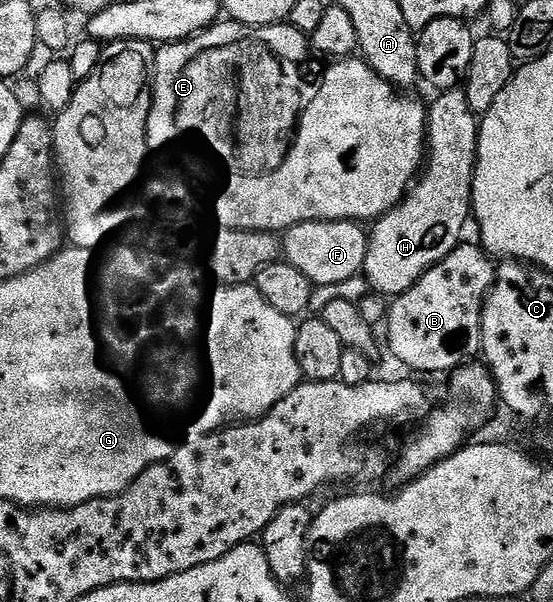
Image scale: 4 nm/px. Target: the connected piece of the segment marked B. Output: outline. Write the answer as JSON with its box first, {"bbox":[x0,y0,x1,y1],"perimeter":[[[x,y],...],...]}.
{"bbox":[387,243,497,375],"perimeter":[[[461,243],[452,253],[445,255],[445,259],[441,259],[441,263],[433,266],[412,289],[405,291],[390,302],[391,310],[387,313],[387,345],[391,348],[392,355],[401,364],[408,365],[409,368],[416,369],[419,373],[444,373],[444,375],[447,375],[468,363],[474,362],[483,352],[483,304],[486,303],[491,288],[494,287],[497,280],[497,265],[478,244],[475,244],[476,246],[467,244]]]}

